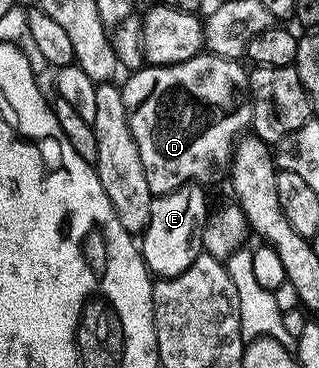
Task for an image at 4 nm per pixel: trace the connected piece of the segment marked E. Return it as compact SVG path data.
M184 183L179 189L154 198L149 224L139 239L141 256L154 276L170 279L186 271L197 260L199 251L195 240L200 236L207 218L205 191L200 183Z

